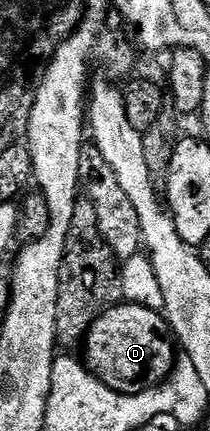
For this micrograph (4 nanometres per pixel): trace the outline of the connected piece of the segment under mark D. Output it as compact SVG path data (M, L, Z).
M124 300L119 304L120 306L108 305L86 331L85 366L117 393L141 393L146 386L158 386L159 383L167 381L176 362L177 350L169 337L169 327L160 311Z

